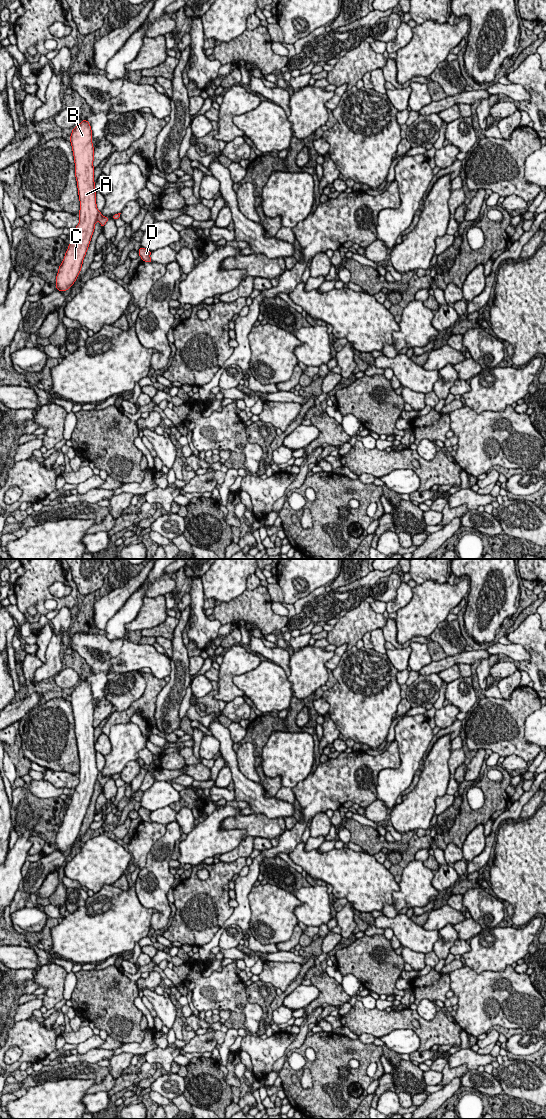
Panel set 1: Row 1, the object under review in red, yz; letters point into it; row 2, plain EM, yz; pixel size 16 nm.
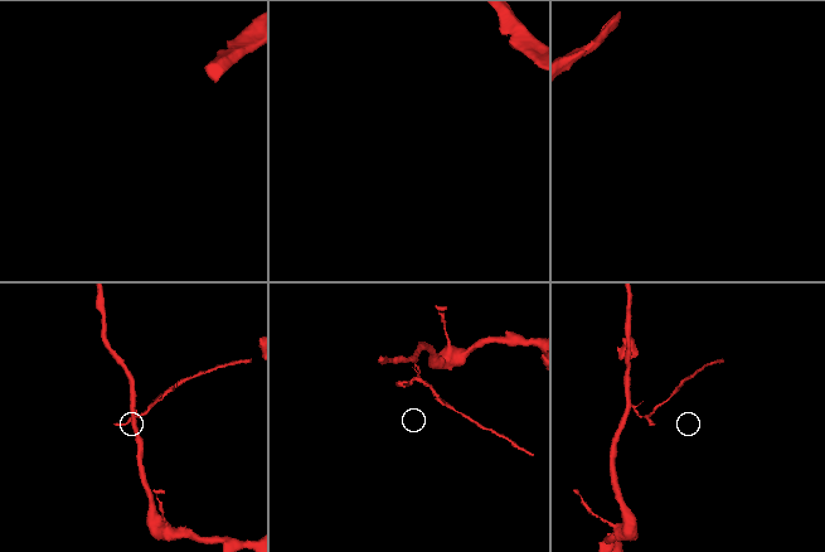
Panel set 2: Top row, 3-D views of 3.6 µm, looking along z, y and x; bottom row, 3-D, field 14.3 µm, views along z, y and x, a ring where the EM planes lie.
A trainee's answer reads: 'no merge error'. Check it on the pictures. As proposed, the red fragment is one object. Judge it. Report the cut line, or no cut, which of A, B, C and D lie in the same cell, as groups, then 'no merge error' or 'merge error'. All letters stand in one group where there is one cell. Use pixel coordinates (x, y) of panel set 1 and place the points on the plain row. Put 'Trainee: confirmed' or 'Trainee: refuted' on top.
Trainee: refuted
cut yz (99, 772), (96, 779); groups A B C / D; merge error

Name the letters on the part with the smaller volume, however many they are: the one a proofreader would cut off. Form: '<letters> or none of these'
D

